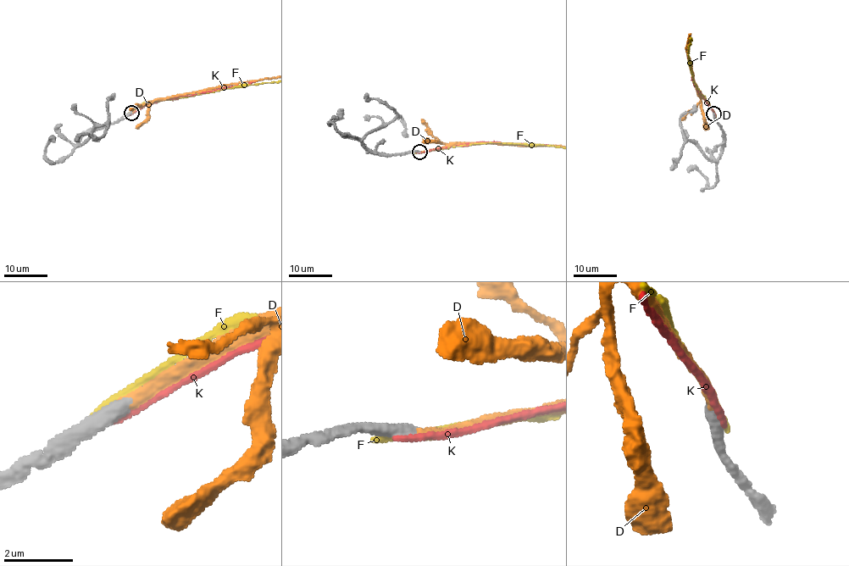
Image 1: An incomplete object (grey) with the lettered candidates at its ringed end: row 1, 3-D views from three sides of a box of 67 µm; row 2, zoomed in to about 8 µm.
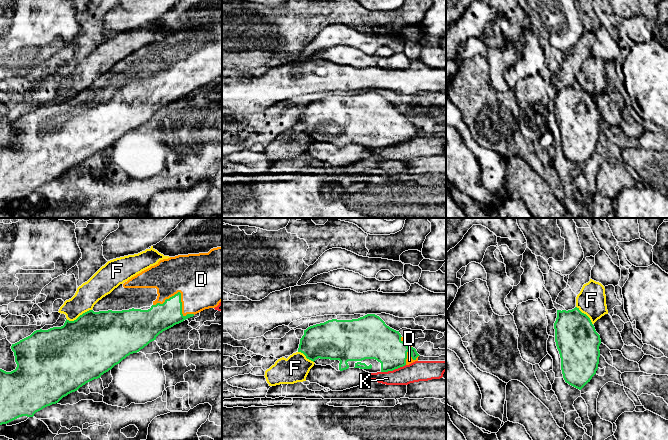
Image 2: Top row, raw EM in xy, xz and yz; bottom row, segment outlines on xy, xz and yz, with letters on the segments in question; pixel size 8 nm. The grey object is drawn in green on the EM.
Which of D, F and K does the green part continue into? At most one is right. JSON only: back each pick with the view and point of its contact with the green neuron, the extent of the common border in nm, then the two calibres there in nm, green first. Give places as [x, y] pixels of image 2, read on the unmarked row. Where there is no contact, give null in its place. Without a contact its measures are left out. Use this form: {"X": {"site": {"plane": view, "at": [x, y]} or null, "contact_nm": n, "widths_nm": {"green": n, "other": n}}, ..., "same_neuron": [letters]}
{"D": {"site": {"plane": "xy", "at": [180, 72]}, "contact_nm": 340, "widths_nm": {"green": 220, "other": 440}}, "same_neuron": ["D"]}

